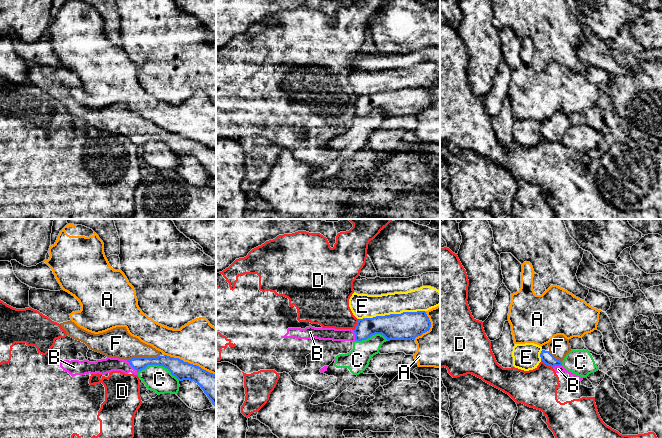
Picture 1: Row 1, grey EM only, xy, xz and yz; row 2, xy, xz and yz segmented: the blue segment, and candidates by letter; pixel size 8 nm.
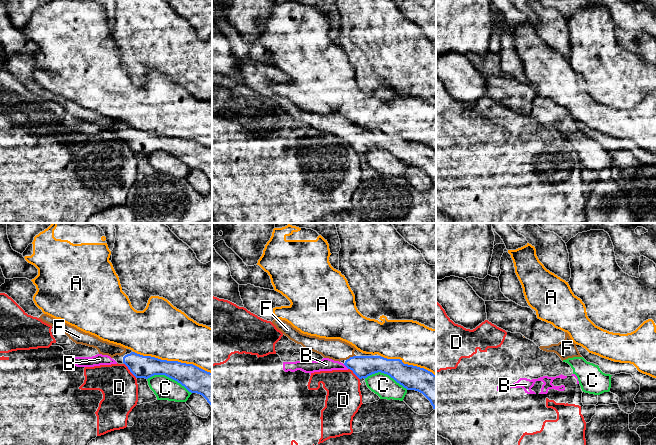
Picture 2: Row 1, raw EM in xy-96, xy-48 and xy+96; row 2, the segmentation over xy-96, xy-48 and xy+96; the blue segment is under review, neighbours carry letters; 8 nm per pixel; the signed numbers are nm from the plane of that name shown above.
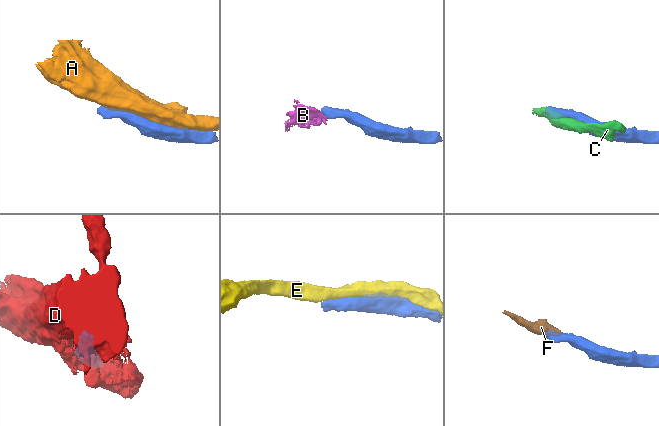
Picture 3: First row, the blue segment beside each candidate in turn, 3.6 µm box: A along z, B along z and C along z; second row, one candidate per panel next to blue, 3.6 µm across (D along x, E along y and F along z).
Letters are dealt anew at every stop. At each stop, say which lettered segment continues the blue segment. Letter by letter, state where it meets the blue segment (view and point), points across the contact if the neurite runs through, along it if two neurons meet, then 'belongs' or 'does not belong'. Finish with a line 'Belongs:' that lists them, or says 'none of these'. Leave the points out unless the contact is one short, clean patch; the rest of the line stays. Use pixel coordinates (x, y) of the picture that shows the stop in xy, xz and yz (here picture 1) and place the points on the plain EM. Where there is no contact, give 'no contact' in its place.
A: xy (189, 139) | does not belong
B: xy (133, 143) | along xy (127, 137), (138, 147) | does not belong
C: xy (159, 141) | does not belong
D: yz (547, 140) | along yz (541, 135), (552, 143) | does not belong
E: xz (391, 90) | does not belong
F: xy (143, 133) | across xy (172, 140), (153, 133), (143, 133), (132, 125), (116, 119) | belongs
Belongs: F

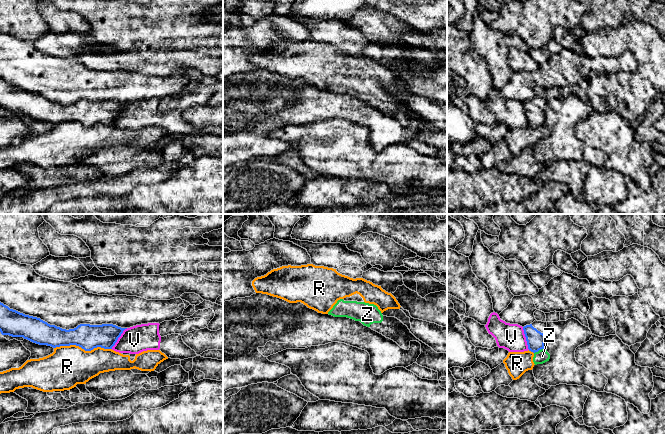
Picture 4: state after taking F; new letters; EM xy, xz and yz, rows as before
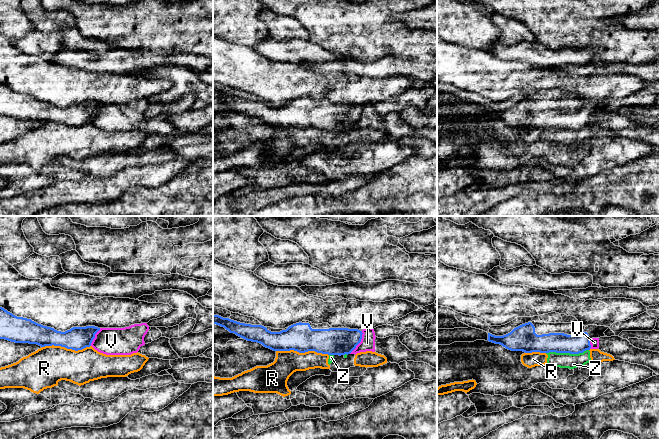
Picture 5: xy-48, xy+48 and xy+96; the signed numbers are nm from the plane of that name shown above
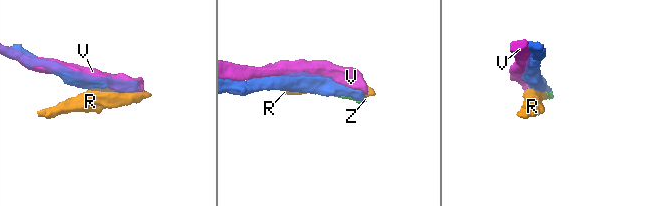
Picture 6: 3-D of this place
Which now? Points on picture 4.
R: xy (83, 124) | does not belong
V: yz (526, 114) | does not belong
Z: yz (538, 126) | along yz (543, 124), (534, 129) | does not belong
Belongs: none of these

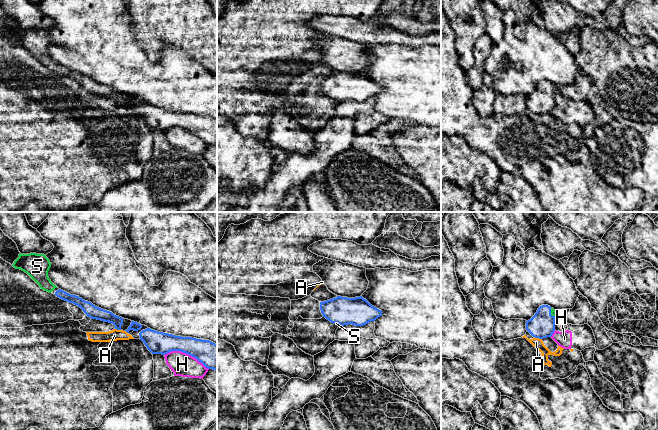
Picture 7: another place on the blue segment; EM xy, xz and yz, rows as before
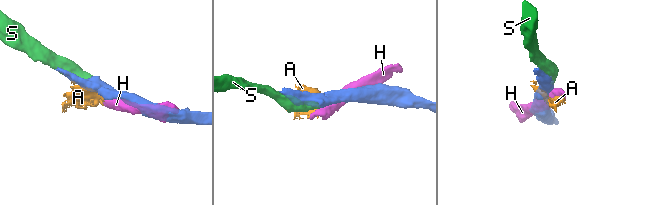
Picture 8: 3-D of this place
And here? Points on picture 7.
A: yz (538, 113) | along yz (534, 112), (541, 115) | does not belong
H: xy (186, 129) | does not belong
S: yz (550, 89) | belongs
Belongs: S

